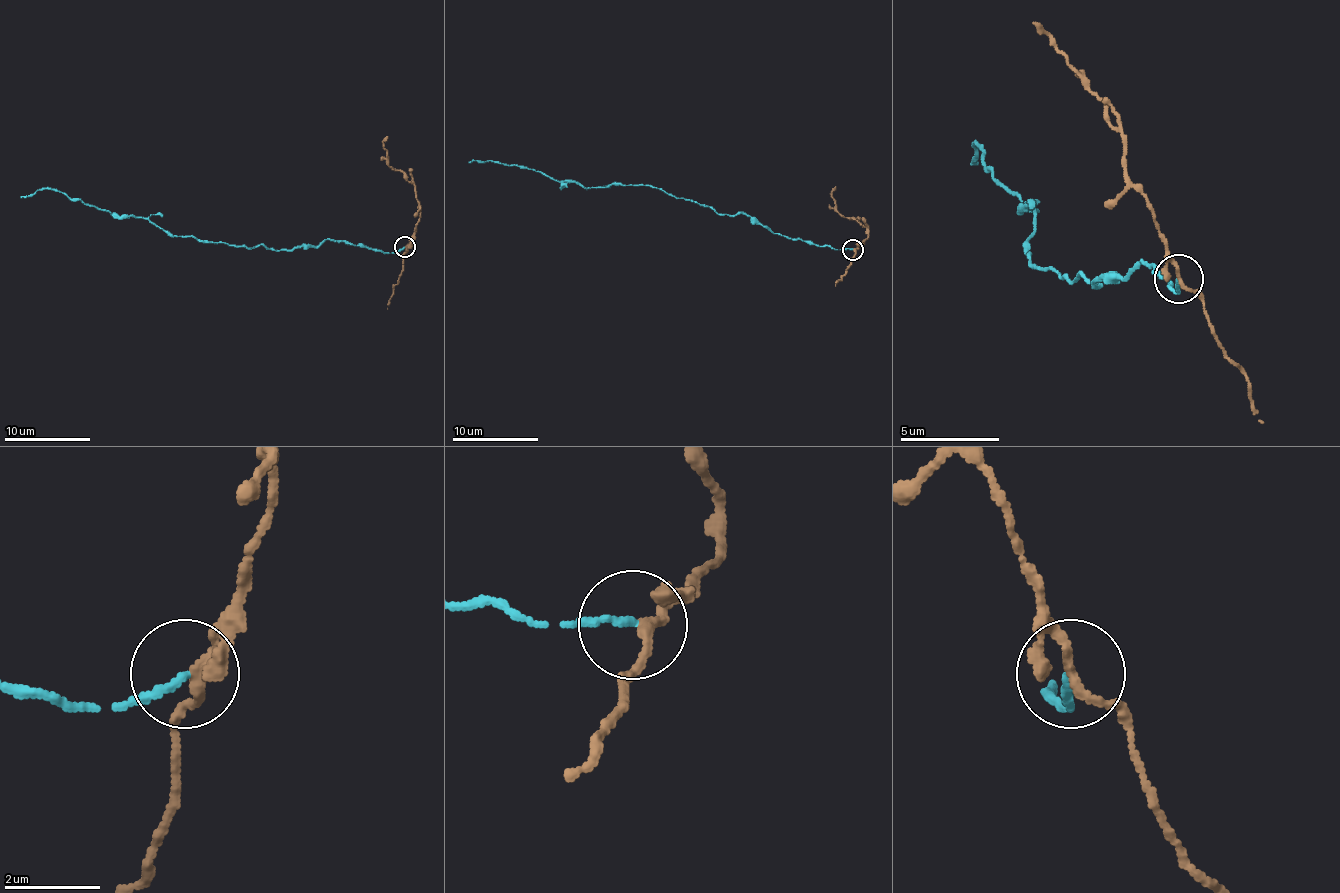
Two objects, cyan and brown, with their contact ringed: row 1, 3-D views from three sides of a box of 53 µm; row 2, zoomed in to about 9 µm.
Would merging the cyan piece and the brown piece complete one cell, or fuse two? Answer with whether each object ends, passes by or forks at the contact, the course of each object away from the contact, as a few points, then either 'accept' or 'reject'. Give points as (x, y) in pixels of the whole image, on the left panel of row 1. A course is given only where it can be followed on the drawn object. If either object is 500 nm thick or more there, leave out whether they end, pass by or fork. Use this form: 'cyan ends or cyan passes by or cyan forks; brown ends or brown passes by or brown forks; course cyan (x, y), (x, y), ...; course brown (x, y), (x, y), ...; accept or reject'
cyan ends; brown passes by; course cyan (404, 246), (382, 253), (325, 240), (249, 248), (168, 235), (147, 218), (112, 216), (50, 188), (20, 197); course brown (406, 246), (419, 220), (417, 190), (402, 171), (395, 171), (389, 165), (385, 143), (387, 137); reject

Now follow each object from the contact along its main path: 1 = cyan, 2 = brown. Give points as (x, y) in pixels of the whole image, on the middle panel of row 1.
1: (852, 249), (773, 234), (745, 214), (719, 214), (655, 187), (560, 182), (498, 161), (468, 163)
2: (854, 249), (867, 238), (867, 227), (837, 210), (833, 195), (835, 187)

